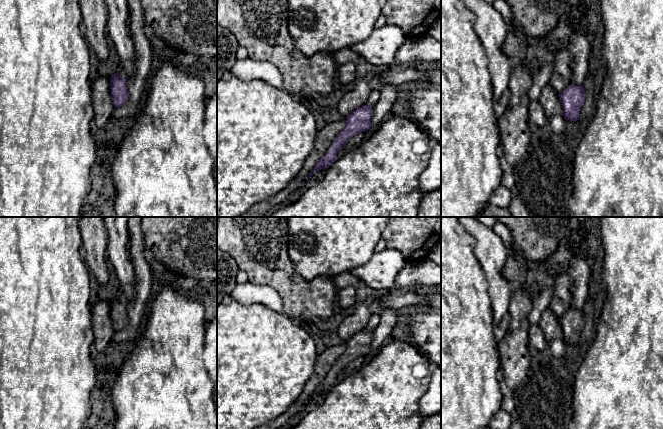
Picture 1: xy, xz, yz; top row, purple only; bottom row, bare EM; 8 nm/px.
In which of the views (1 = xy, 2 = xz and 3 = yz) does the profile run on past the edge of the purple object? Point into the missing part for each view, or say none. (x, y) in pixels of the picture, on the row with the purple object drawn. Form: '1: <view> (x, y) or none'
1: none
2: none
3: none

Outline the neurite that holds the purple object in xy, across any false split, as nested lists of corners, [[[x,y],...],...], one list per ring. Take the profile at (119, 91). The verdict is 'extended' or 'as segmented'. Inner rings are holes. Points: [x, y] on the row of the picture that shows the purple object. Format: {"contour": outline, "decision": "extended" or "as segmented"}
{"contour": [[[111,74],[110,89],[115,108],[123,106],[129,95],[126,80],[119,74]]], "decision": "as segmented"}

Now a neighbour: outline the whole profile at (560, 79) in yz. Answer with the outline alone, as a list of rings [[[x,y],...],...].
[[[565,38],[555,53],[553,73],[549,84],[557,91],[564,91],[571,84],[570,54]]]

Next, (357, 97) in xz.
[[[364,78],[360,80],[352,90],[341,95],[340,102],[336,109],[345,118],[367,102],[372,91],[369,87],[368,79],[369,78]]]

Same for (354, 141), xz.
[[[364,132],[358,134],[357,136],[351,137],[349,140],[347,140],[346,145],[350,148],[355,148],[358,145],[360,145],[365,140],[365,134]]]

